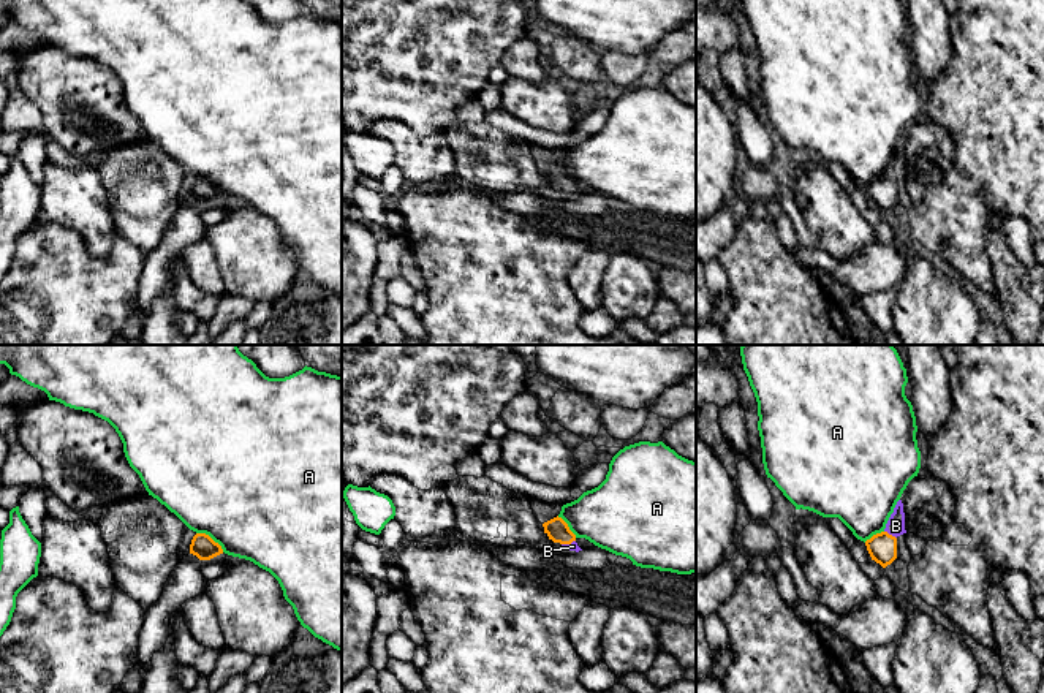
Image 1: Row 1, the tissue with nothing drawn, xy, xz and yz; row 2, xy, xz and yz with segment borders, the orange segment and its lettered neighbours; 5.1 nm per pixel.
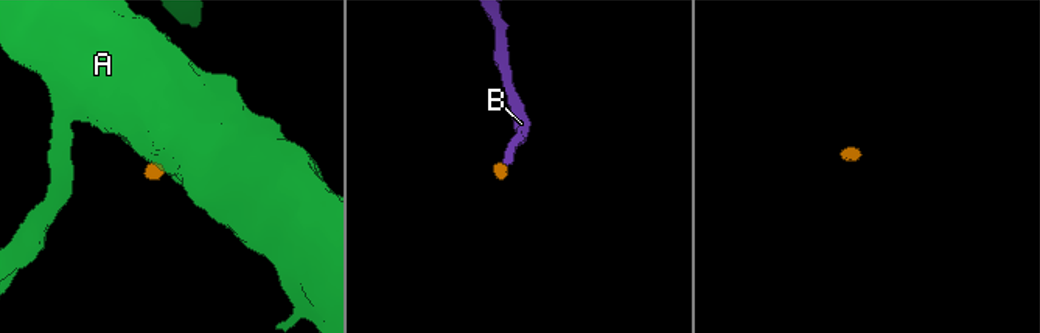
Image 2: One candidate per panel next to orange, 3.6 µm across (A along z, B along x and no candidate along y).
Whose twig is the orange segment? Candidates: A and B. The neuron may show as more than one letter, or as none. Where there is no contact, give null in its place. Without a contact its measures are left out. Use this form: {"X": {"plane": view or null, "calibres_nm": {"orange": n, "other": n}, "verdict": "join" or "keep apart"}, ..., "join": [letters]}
{"A": {"plane": "xy", "calibres_nm": {"orange": 120, "other": 500}, "verdict": "keep apart"}, "B": {"plane": "yz", "calibres_nm": {"orange": 140, "other": 100}, "verdict": "join"}, "join": ["B"]}

